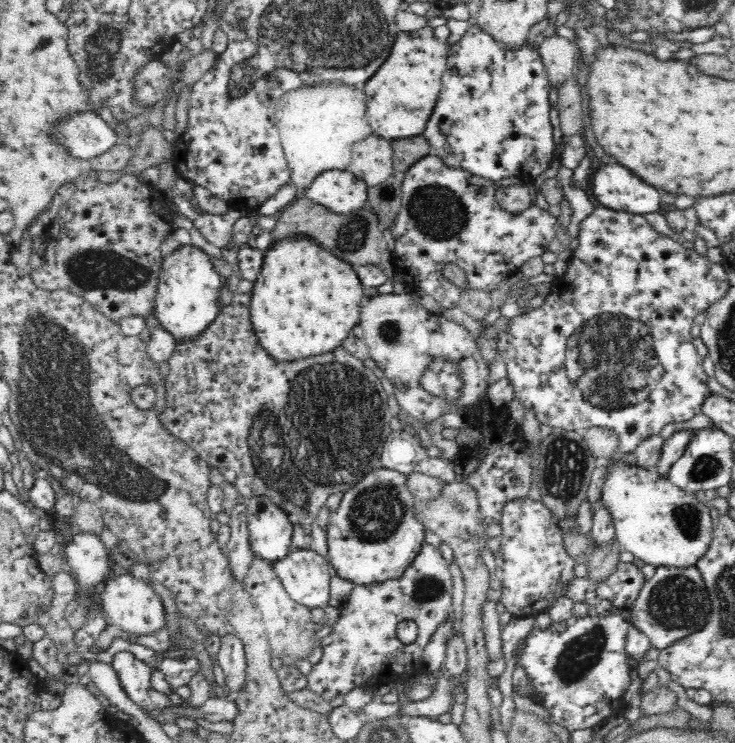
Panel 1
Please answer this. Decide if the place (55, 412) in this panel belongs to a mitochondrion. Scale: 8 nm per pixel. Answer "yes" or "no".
yes

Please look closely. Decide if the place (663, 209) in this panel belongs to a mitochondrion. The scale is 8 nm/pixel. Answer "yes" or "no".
no

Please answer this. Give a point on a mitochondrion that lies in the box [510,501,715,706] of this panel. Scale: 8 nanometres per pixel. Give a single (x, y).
(676, 603)

